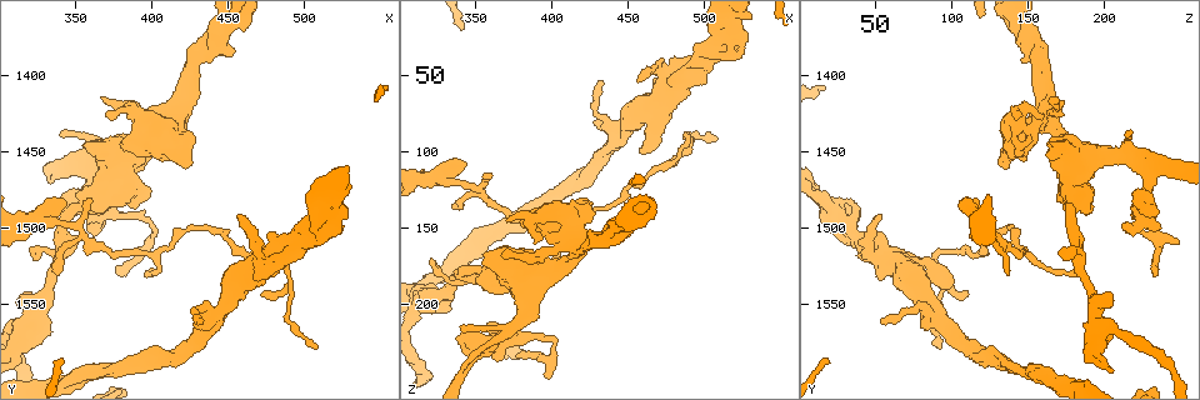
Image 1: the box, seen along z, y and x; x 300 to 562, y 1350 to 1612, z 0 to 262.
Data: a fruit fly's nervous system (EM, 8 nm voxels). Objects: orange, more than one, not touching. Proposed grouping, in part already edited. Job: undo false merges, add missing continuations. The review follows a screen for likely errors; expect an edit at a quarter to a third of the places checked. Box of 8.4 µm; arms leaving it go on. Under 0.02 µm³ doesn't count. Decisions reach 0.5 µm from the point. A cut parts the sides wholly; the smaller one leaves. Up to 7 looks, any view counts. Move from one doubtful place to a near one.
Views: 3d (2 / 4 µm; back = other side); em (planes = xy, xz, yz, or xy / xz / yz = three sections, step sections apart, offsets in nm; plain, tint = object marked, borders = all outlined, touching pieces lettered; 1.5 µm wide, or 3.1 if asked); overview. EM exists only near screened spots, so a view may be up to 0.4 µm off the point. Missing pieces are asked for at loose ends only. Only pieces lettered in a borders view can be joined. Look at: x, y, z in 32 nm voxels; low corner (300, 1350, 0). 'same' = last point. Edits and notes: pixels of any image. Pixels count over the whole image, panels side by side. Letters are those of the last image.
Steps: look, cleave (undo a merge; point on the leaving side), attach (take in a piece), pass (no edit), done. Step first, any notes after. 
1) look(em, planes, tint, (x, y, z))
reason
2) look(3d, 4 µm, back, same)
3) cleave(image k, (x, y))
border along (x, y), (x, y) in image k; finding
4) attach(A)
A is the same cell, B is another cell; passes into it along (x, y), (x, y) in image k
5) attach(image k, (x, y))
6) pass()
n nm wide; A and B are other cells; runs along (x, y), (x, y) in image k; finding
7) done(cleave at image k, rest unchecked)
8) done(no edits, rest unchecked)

look(3d, 2 µm, (432, 1560, 52))
tapers out

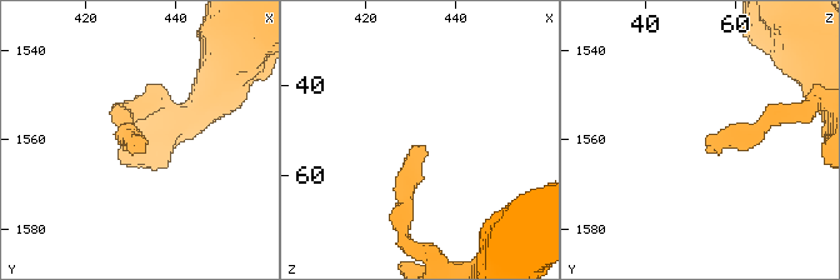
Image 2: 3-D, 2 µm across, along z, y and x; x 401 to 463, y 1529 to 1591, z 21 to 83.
look(em, planes, borders, (433, 1559, 54))
need the tissue

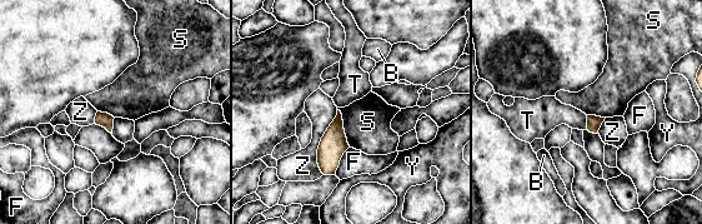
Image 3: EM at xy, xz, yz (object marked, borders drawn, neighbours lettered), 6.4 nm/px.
pass()
B, F, S, T, Y and Z are other cells; border along (337, 109), (350, 147) in image 3; none of them fits

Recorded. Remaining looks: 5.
look(em, yz, step 4, tint, (480, 1502, 52))
an open end

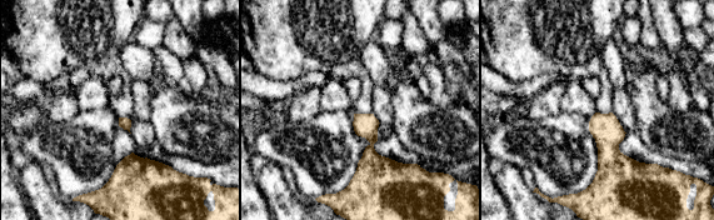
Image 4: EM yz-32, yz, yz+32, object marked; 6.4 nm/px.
look(em, planes, tint, same)
cut it another way

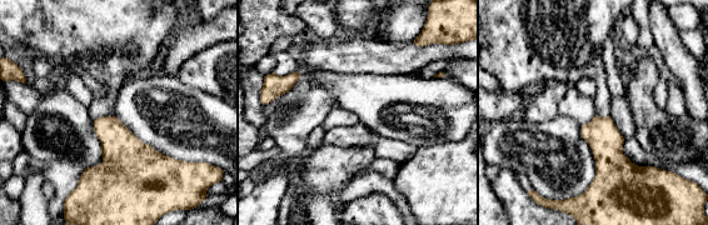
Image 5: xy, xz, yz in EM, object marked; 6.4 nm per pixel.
look(em, planes, borders, same)

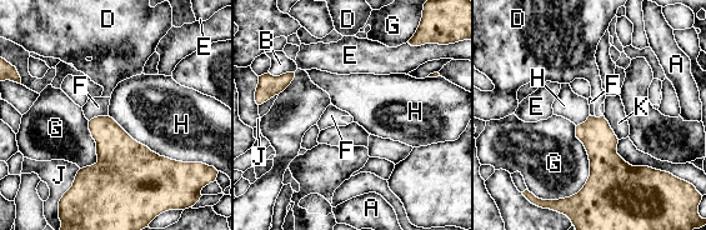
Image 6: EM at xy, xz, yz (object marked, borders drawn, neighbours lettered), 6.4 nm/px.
pass()
A, B, D, E, F, G, H, J and K are other cells; border along (109, 115), (151, 150), (185, 163) in image 6; no lettered piece goes on from it

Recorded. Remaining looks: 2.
look(em, yz, step 4, borders, (366, 1490, 192))
thick end

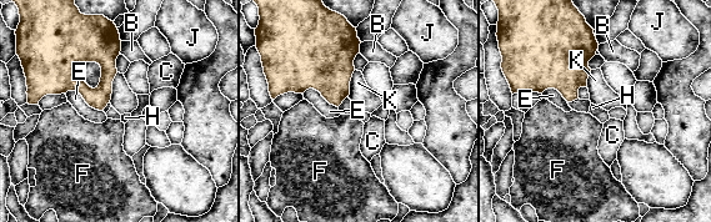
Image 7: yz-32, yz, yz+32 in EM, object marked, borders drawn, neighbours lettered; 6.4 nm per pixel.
look(em, planes, borders, same)

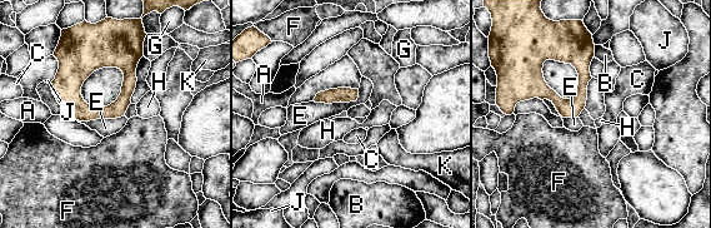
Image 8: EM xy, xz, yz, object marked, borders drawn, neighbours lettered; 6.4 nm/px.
pass()
A, B, C, E, F, G, H, J and K are other cells; border along (592, 78), (587, 85), (584, 108) in image 8; no lettered piece goes on from it

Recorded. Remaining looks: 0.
done(no edits, rest unchecked)

